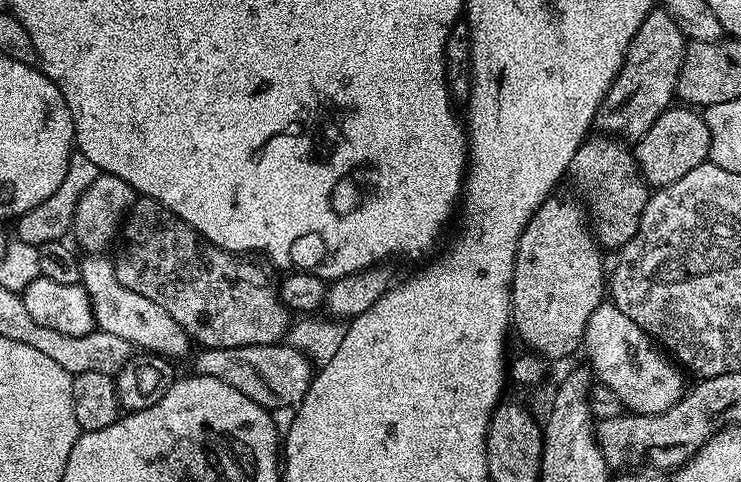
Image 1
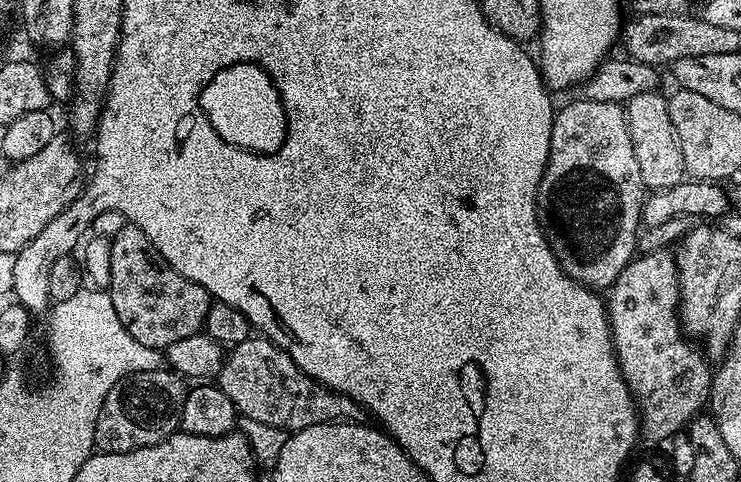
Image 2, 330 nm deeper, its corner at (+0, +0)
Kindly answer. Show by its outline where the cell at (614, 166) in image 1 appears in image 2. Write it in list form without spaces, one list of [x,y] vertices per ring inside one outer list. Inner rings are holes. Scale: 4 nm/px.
[[[659,91],[643,92],[630,98],[626,105],[630,142],[634,142],[634,158],[638,158],[638,170],[642,174],[645,189],[652,192],[662,192],[686,180],[682,146],[678,146],[678,134],[674,134],[674,122],[670,122],[668,96],[660,95]]]

